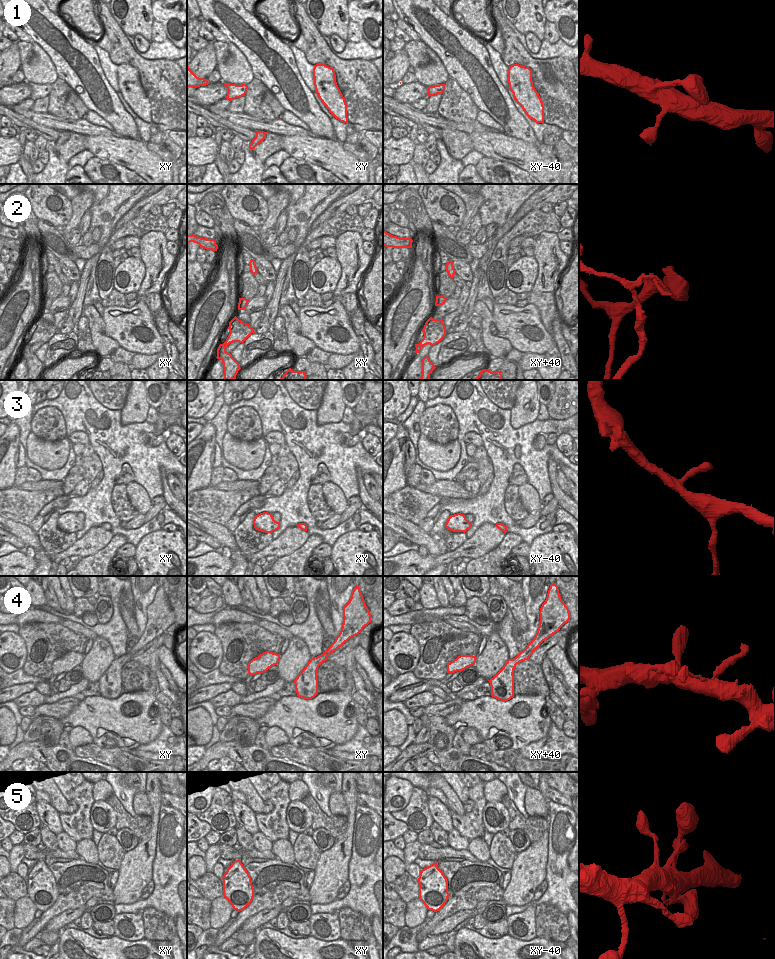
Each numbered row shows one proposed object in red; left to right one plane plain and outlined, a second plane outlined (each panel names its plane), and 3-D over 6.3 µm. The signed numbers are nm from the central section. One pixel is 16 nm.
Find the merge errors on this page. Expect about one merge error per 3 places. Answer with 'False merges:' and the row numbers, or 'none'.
False merges: 2

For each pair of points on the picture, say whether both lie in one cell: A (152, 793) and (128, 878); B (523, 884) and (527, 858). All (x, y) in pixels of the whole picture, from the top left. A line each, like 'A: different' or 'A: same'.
A: same
B: same

